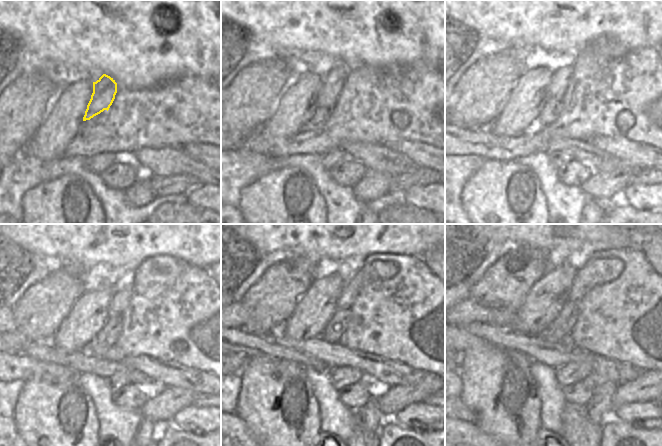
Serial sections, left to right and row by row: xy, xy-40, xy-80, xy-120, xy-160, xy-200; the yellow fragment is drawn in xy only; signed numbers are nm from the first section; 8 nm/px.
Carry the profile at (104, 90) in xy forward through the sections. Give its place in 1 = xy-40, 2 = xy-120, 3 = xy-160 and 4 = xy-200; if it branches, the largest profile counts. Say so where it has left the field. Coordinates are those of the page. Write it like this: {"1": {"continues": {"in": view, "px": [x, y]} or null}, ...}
{"1": {"continues": {"in": "xy-40", "px": [332, 84]}}, "2": {"continues": {"in": "xy-120", "px": [119, 300]}}, "3": {"continues": {"in": "xy-160", "px": [382, 269]}}, "4": {"continues": {"in": "xy-200", "px": [597, 271]}}}

